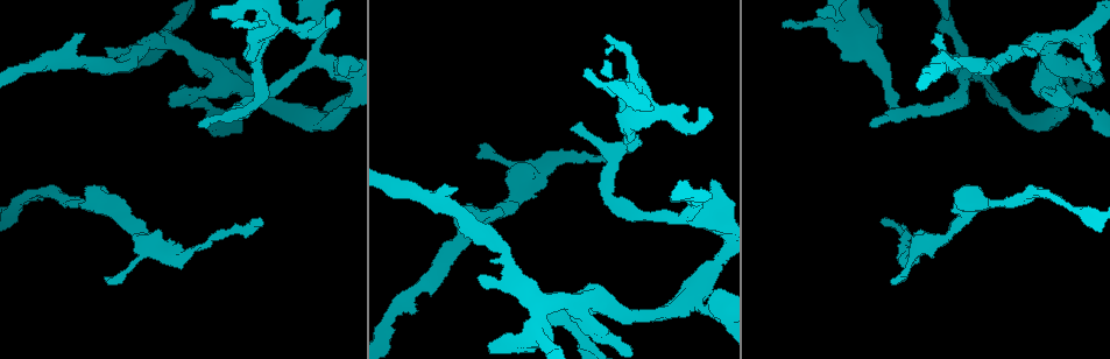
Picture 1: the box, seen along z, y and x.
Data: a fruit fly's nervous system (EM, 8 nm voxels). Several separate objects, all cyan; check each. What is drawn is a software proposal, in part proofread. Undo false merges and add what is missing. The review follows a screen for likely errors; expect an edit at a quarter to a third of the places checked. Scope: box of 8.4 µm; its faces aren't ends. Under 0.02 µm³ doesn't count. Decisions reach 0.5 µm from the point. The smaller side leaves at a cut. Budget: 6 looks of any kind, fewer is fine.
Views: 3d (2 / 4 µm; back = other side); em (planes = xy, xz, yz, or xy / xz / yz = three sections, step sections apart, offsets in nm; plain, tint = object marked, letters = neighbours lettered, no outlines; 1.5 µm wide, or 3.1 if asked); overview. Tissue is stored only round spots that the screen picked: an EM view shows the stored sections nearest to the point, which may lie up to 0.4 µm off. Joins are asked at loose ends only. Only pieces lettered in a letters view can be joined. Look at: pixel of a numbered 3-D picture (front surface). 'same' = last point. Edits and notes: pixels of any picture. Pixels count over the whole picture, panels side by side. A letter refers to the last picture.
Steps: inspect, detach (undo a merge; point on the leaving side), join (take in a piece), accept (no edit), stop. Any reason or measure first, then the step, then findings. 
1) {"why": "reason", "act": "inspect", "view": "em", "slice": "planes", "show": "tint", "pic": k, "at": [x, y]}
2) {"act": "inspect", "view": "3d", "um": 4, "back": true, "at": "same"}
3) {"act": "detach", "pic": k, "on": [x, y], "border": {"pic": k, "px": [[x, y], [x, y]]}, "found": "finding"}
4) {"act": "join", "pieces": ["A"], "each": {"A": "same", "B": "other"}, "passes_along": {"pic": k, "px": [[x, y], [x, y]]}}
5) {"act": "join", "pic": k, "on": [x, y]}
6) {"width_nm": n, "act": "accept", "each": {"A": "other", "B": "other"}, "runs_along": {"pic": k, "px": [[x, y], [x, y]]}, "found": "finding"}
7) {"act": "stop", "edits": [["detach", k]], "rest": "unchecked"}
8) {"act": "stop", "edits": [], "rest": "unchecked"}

{"why": "arms part here", "act": "inspect", "view": "3d", "um": 4, "pic": 1, "at": [1048, 118]}

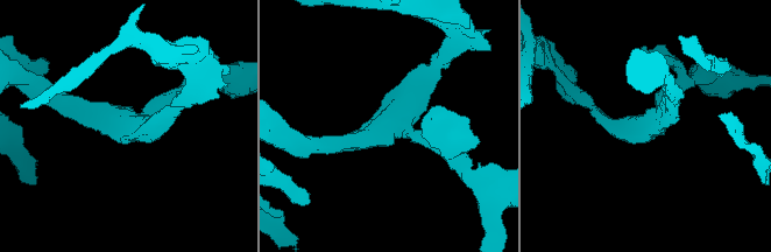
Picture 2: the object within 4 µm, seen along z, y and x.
{"arms": 3, "arm_widths_nm": [220, 240, 260], "act": "inspect", "view": "em", "slice": "planes", "show": "letters", "pic": 2, "at": [643, 123]}

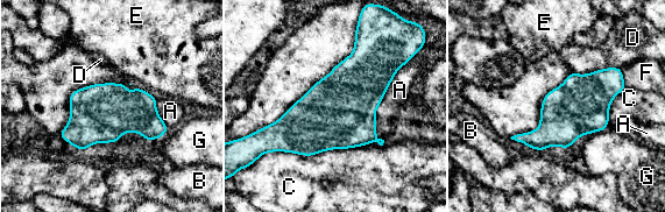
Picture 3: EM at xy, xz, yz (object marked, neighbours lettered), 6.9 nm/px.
{"width_nm": 420, "act": "accept", "each": {"A": "other", "B": "other", "C": "other", "D": "other", "E": "other", "F": "other", "G": "other"}, "found": "continuous, no second neuron"}

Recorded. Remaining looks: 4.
{"why": "branch point", "act": "inspect", "view": "em", "slice": "planes", "show": "tint", "pic": 1, "at": [322, 61]}

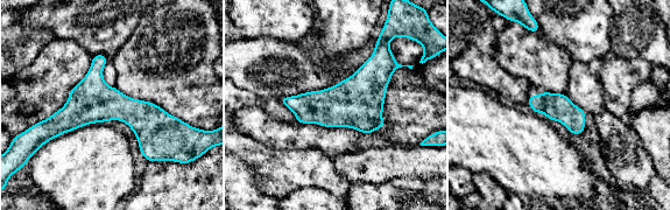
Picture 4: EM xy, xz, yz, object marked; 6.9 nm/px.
{"why": "what lies round it", "act": "inspect", "view": "em", "slice": "planes", "show": "letters", "at": "same"}

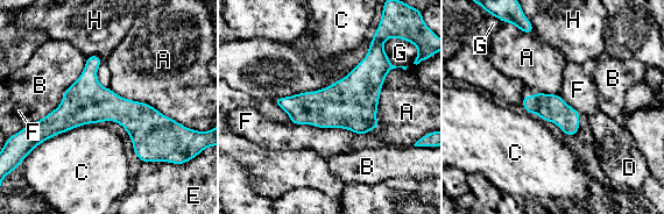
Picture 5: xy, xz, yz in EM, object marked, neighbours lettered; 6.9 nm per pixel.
{"width_nm": 190, "act": "accept", "each": {"A": "other", "B": "other", "C": "other", "D": "other", "E": "other", "F": "other", "G": "other", "H": "other"}, "border": {"pic": 5, "px": [[290, 122], [347, 128], [357, 134]]}, "found": "continuous, no second neuron"}

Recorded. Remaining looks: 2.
{"why": "a narrow waist", "act": "inspect", "view": "em", "slice": "planes", "show": "letters", "pic": 1, "at": [506, 205]}

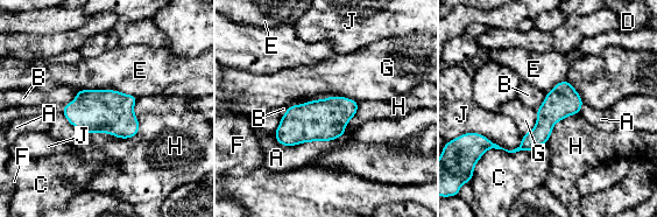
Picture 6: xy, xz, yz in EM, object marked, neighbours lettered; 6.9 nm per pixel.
{"act": "accept", "each": {"A": "other", "B": "other", "C": "other", "D": "other", "E": "other", "F": "other", "G": "other", "H": "other", "J": "other"}, "found": "all the same neuron"}

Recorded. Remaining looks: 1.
{"act": "stop", "edits": [], "rest": "unchecked"}

